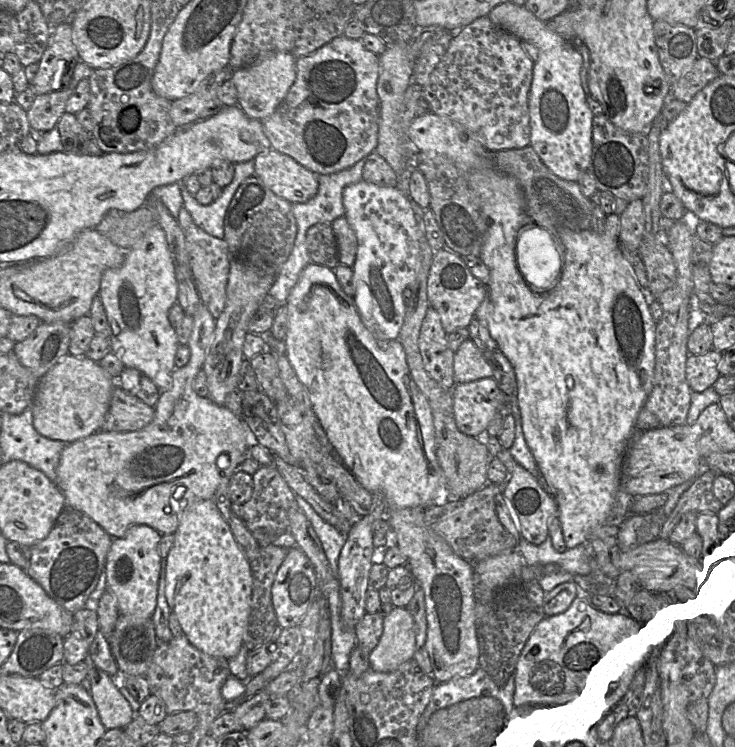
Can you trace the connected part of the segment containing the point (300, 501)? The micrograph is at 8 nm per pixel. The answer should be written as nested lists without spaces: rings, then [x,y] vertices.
[[[296,495],[295,501],[297,502],[297,505],[299,509],[301,510],[301,512],[305,515],[307,520],[310,522],[317,537],[319,538],[320,543],[322,545],[323,552],[329,563],[333,576],[336,579],[338,579],[338,560],[339,560],[342,547],[345,544],[347,534],[340,533],[334,526],[325,522],[302,497]]]

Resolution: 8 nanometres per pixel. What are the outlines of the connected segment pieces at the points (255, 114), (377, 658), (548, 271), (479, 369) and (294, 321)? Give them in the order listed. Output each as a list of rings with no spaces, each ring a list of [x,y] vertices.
[[[291,52],[263,53],[251,63],[232,70],[230,78],[237,90],[237,104],[248,117],[264,120],[275,111],[296,79],[296,59]]]
[[[394,607],[383,619],[383,634],[377,647],[370,653],[370,669],[392,672],[403,663],[414,659],[416,624],[408,609]]]
[[[527,225],[516,242],[516,259],[519,271],[531,288],[546,291],[553,287],[562,269],[562,248],[556,236],[539,225]]]
[[[469,338],[454,352],[453,379],[455,384],[468,383],[492,377],[493,370],[488,360]]]
[[[310,262],[301,272],[286,300],[288,309],[288,329],[284,339],[286,356],[299,381],[306,388],[312,411],[320,422],[326,436],[339,456],[342,464],[353,474],[356,481],[370,493],[380,492],[387,501],[388,510],[423,507],[447,503],[448,487],[442,469],[435,455],[435,437],[432,413],[425,396],[414,383],[406,362],[404,349],[396,340],[377,340],[362,322],[355,304],[354,296],[347,295],[341,288],[333,269]]]

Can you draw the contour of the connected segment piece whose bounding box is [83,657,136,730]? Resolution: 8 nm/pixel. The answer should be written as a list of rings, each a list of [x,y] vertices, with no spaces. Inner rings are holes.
[[[90,657],[83,662],[88,665],[87,677],[90,681],[90,694],[104,728],[106,730],[124,729],[133,721],[136,713],[121,694],[117,681],[99,669]]]

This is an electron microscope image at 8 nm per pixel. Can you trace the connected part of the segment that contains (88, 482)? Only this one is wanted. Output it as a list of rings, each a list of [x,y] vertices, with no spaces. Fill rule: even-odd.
[[[202,302],[192,317],[193,328],[187,344],[190,359],[185,366],[175,368],[172,372],[172,387],[168,391],[161,391],[153,421],[139,431],[97,431],[67,444],[61,454],[56,485],[63,493],[66,504],[86,514],[112,538],[123,537],[131,526],[137,524],[147,525],[161,535],[174,534],[183,512],[176,506],[176,502],[180,503],[181,499],[173,497],[176,488],[186,488],[184,498],[187,498],[188,506],[213,499],[218,486],[228,483],[247,458],[248,429],[242,420],[225,406],[217,405],[207,397],[200,397],[193,390],[193,380],[202,369],[215,332],[216,319]],[[221,454],[229,456],[230,464],[225,470],[220,470],[217,466],[217,459]]]

